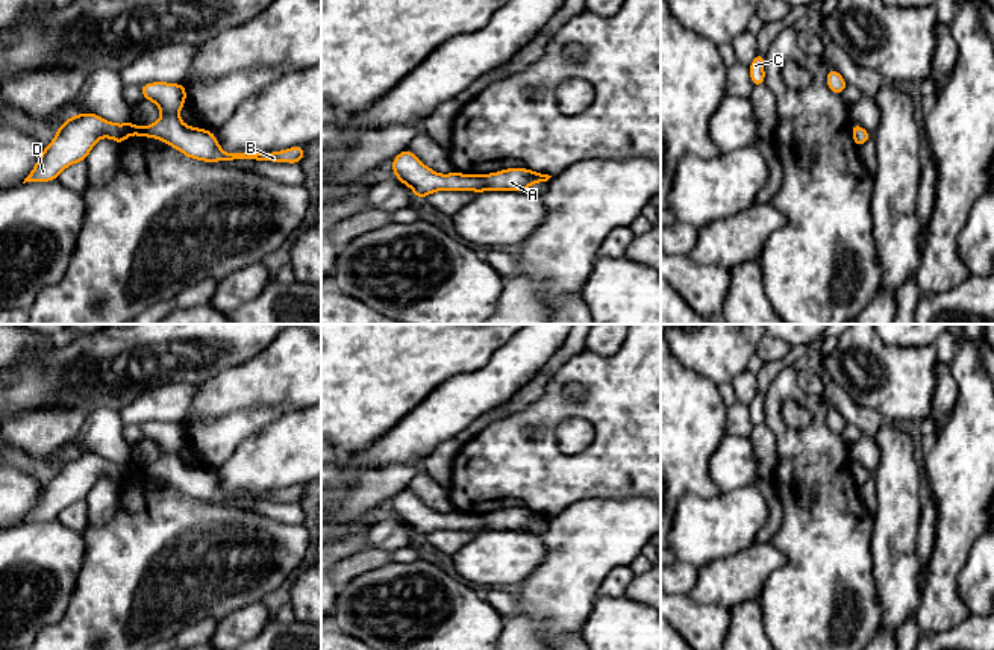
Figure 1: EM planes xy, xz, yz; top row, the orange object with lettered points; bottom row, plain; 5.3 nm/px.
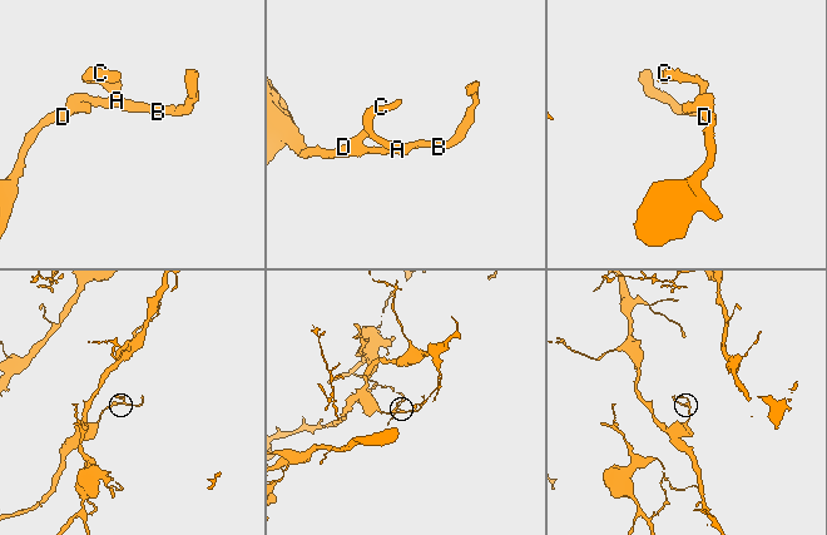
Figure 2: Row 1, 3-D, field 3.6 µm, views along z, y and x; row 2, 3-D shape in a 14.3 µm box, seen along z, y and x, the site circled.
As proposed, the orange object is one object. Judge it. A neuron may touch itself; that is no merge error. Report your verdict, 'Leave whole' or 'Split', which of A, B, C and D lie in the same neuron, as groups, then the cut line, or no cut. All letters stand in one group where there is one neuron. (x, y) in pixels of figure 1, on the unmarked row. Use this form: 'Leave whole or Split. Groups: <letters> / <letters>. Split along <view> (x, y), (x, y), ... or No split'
Leave whole. Groups: A B C D. No split

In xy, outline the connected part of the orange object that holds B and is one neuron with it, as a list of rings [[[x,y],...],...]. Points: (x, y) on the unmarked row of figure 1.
[[[152,421],[139,427],[144,439],[153,441],[161,448],[162,455],[158,461],[142,467],[132,461],[111,462],[92,452],[73,455],[56,468],[56,476],[42,489],[23,523],[56,520],[62,509],[85,500],[100,477],[111,477],[121,485],[132,473],[161,479],[186,497],[203,502],[256,498],[299,503],[305,495],[305,485],[270,492],[227,492],[218,485],[212,470],[189,467],[179,458],[186,441],[186,427],[182,423]]]

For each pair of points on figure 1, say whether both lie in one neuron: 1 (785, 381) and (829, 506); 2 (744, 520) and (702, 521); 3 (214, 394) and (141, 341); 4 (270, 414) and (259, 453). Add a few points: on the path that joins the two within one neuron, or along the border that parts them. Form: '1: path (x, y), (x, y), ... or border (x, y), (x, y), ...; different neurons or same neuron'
1: path (817, 412), (817, 474); same neuron
2: path (734, 520), (712, 521); same neuron
3: border (231, 367), (197, 385); different neurons
4: border (285, 411), (238, 444); different neurons

